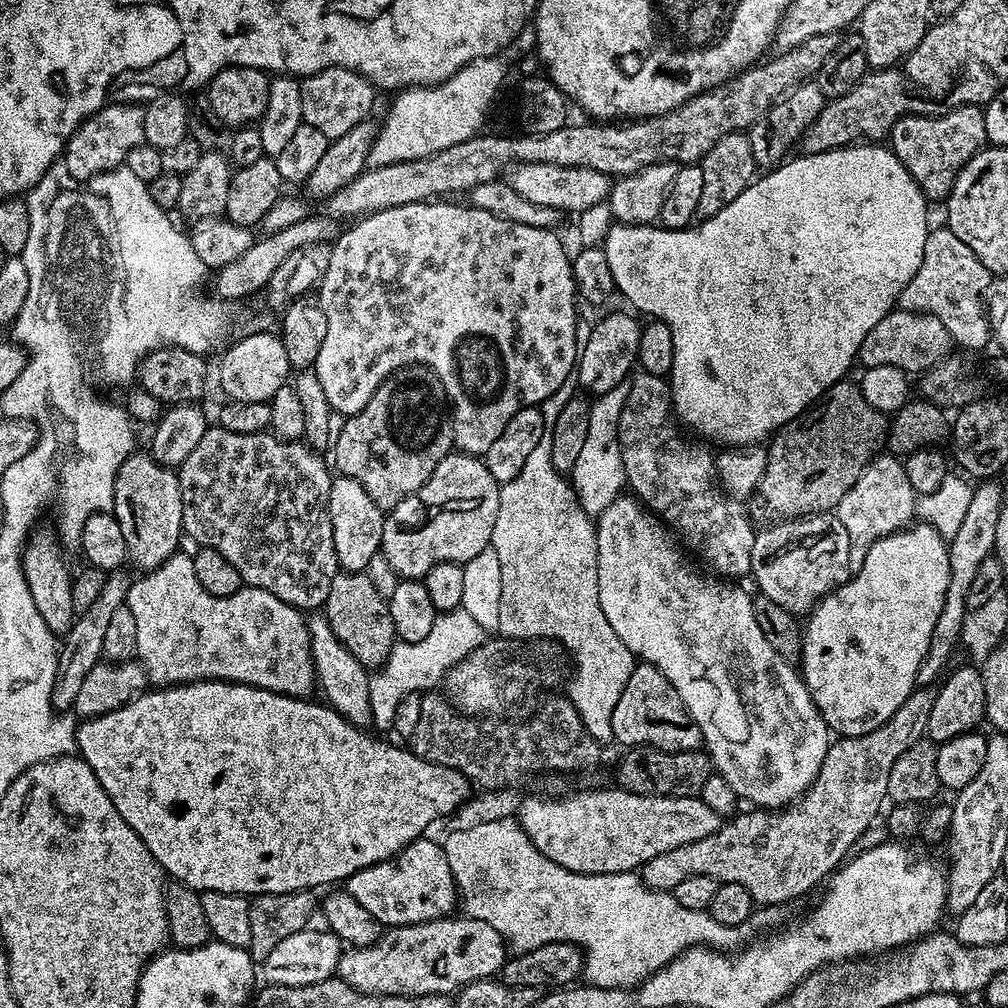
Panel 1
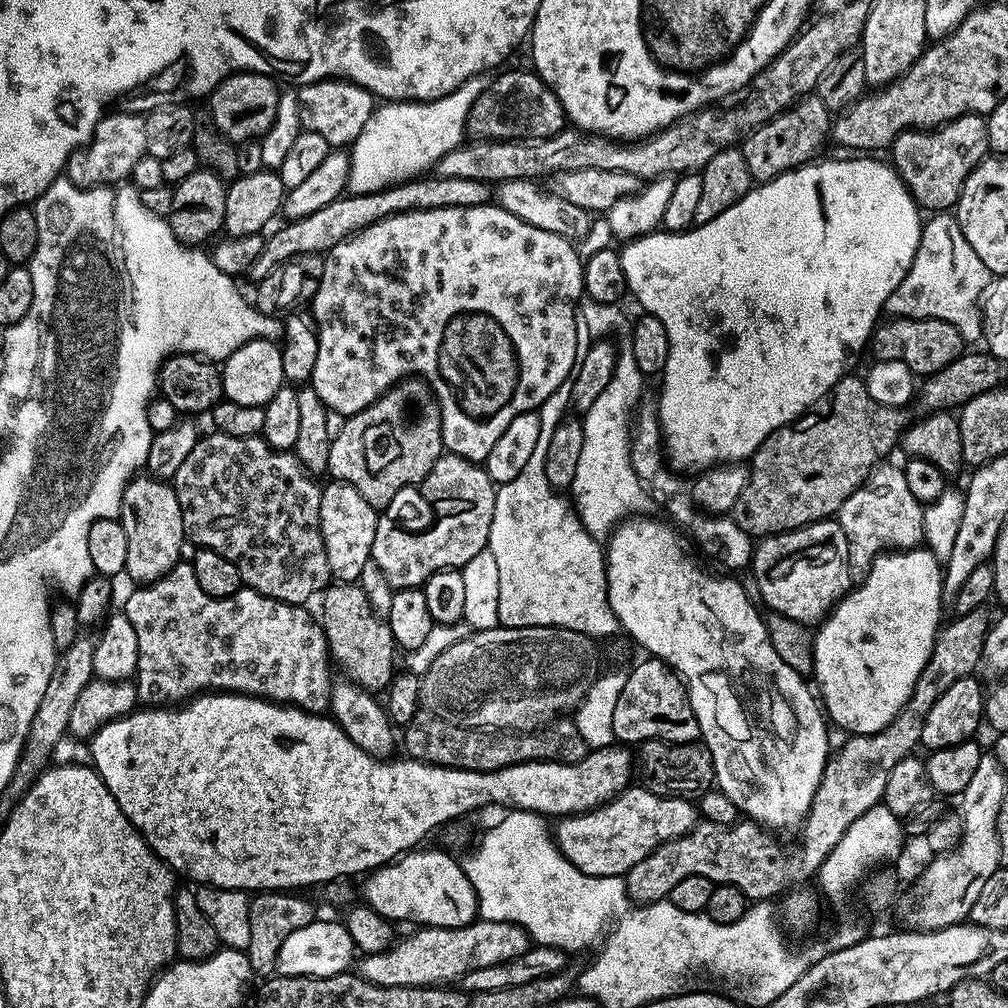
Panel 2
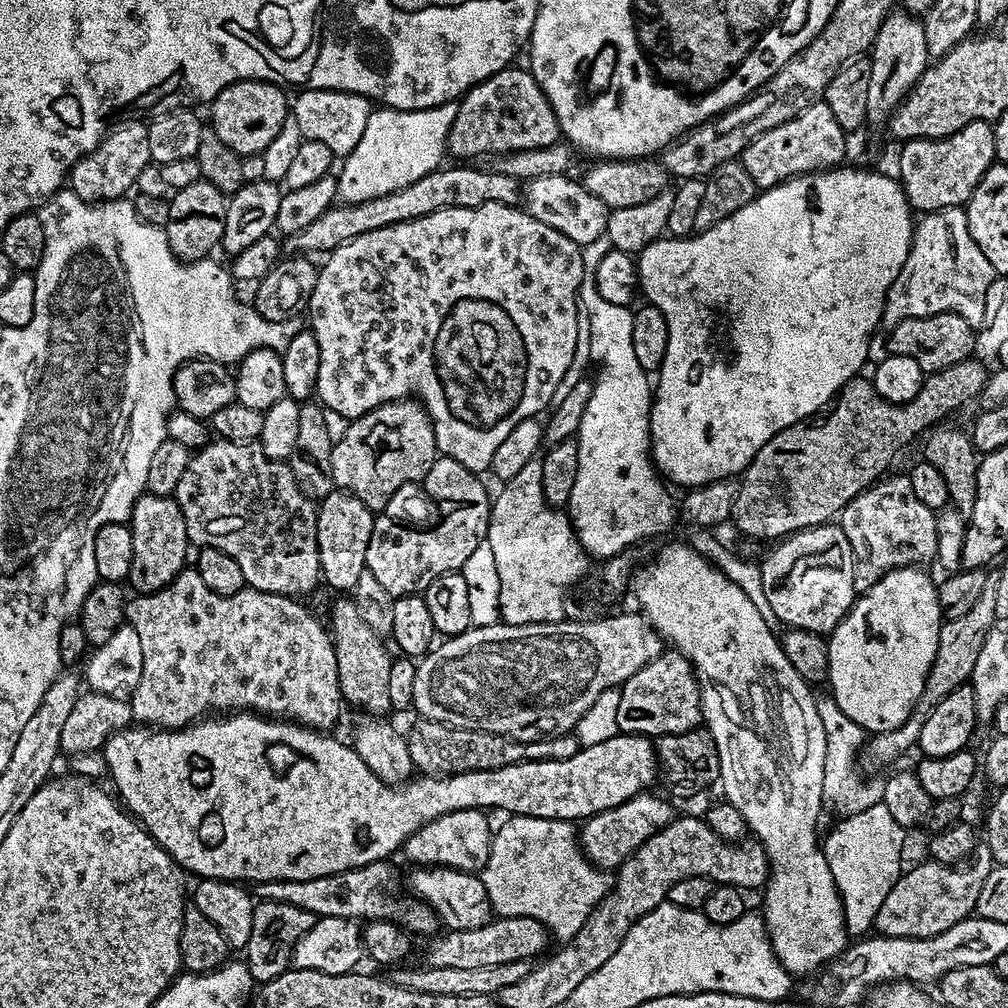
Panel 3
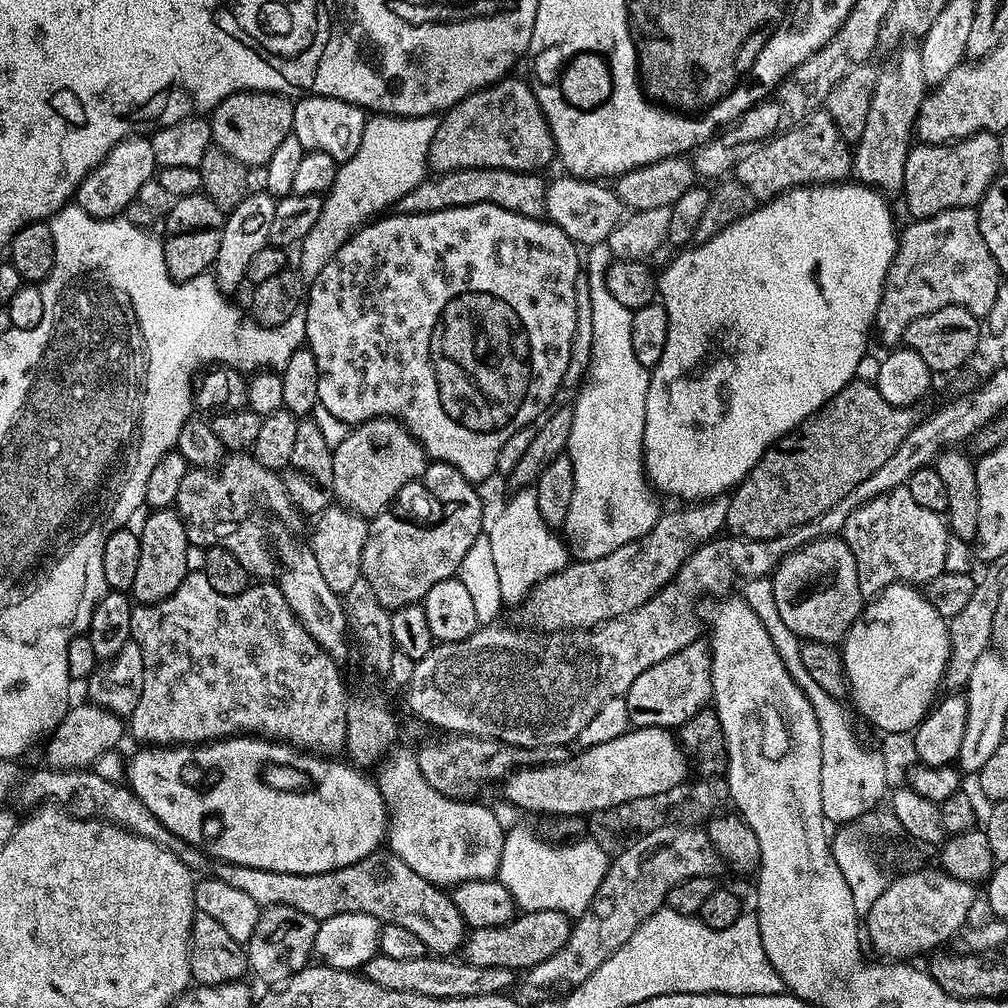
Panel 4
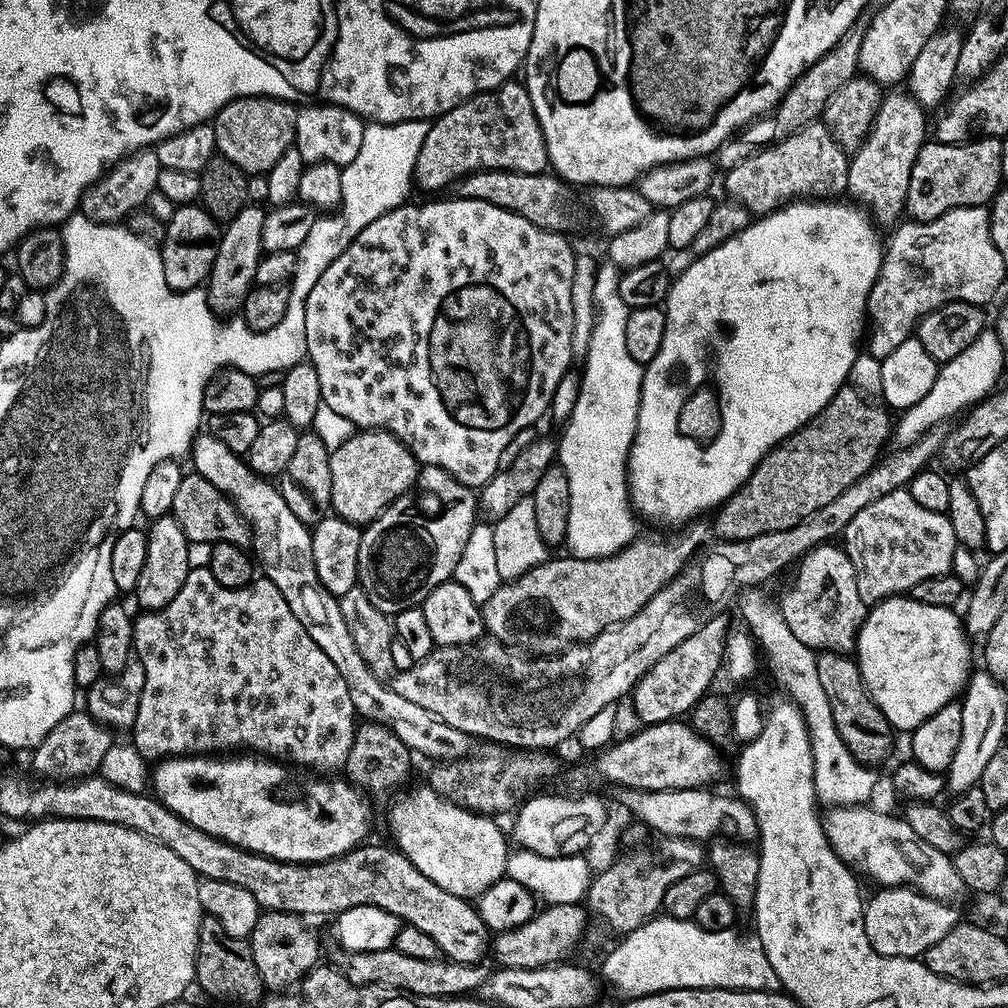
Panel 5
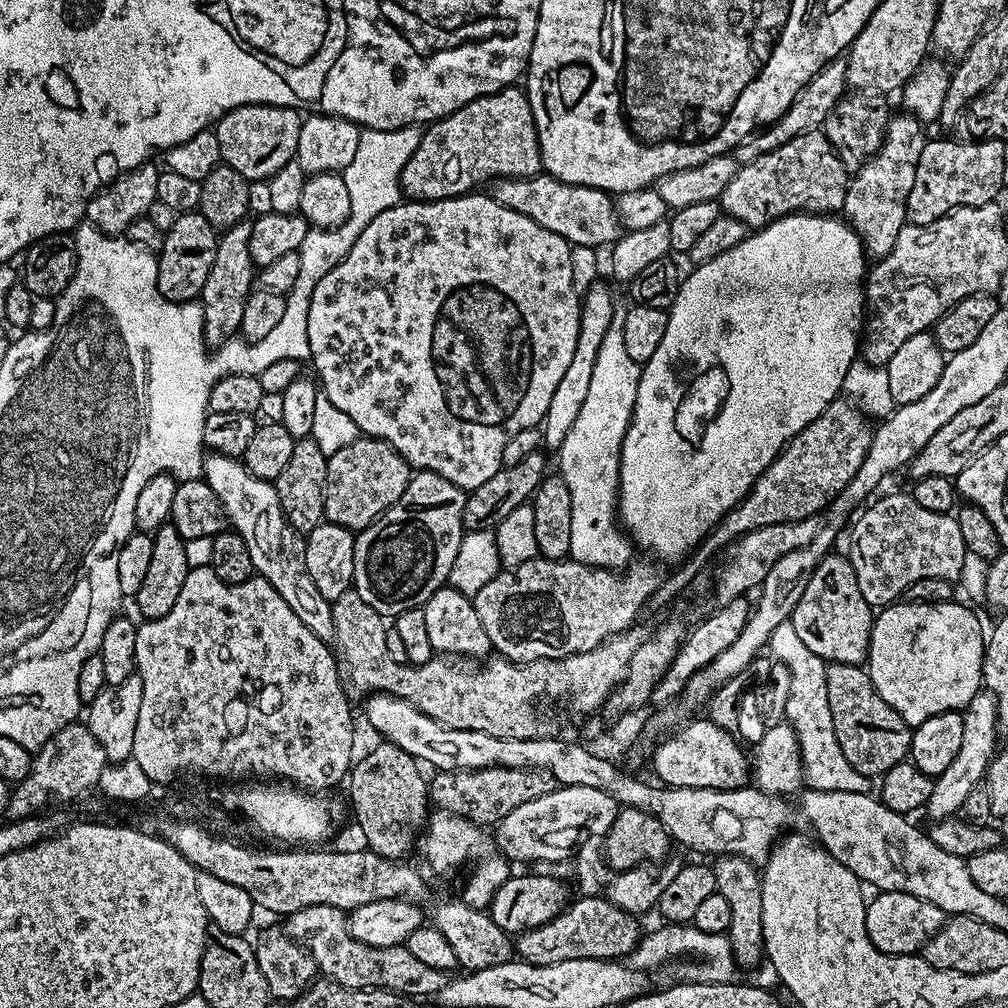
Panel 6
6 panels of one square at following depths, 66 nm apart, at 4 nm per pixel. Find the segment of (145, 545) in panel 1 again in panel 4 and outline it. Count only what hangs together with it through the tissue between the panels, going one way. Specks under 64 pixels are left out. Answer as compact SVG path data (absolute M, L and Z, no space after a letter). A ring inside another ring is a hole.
M158 508L147 513L144 525L138 528L140 537L140 553L138 554L138 570L134 573L134 582L130 589L130 596L136 604L157 604L188 577L190 565L188 565L188 551L190 545L184 524L180 520L179 512L172 508Z

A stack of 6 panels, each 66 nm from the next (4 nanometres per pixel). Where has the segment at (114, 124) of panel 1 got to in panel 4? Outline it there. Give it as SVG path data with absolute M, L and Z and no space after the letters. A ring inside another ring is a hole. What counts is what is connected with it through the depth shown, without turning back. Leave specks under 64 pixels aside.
M133 134L118 142L106 154L106 158L97 168L92 168L82 178L76 188L74 202L86 214L99 220L111 220L123 214L136 200L138 190L147 180L153 179L158 171L154 158L154 146L151 139L144 134Z

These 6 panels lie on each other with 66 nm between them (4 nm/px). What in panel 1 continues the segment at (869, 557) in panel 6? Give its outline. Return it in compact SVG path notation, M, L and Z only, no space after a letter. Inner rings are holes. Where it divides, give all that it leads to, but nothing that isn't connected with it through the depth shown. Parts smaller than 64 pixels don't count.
M877 454L862 470L858 482L846 490L834 515L846 526L850 534L850 566L853 570L862 566L870 546L890 534L901 531L913 523L916 516L916 492L906 479L903 463L891 454Z

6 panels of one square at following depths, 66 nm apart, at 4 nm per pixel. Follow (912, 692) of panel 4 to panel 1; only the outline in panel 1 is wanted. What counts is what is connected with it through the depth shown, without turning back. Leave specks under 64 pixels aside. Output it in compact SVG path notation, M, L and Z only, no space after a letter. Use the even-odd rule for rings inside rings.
M916 522L901 531L882 538L878 542L874 542L874 546L870 546L862 566L855 569L852 575L849 576L848 581L842 586L838 586L833 592L827 592L816 604L816 607L812 609L807 617L807 620L809 619L808 624L806 620L802 628L804 634L804 650L802 653L802 665L804 664L804 668L802 667L802 675L804 685L808 688L813 702L816 703L816 709L820 711L822 718L828 723L829 729L833 733L840 736L870 734L870 730L878 730L878 726L882 726L891 718L894 710L898 710L898 706L902 706L902 702L906 702L906 698L917 687L918 666L922 666L922 658L926 658L926 650L930 646L930 634L934 634L934 622L938 622L938 614L942 614L942 602L949 582L950 558L948 557L948 541L943 540L938 534L938 530L934 530L934 526Z

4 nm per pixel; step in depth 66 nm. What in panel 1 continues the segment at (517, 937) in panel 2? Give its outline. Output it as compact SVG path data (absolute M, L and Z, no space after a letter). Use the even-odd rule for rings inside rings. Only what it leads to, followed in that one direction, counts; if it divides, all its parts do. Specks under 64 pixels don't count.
M452 919L389 927L370 946L341 951L335 975L371 996L448 996L475 980L495 977L506 959L502 934L486 922Z

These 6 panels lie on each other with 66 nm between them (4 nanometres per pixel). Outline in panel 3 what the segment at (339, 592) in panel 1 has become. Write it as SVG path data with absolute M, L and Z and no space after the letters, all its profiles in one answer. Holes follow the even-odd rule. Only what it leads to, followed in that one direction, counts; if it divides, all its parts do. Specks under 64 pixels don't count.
M351 598L336 599L340 600L336 600L332 604L330 635L338 662L338 682L343 703L345 705L353 704L354 707L360 708L356 710L363 710L370 716L387 717L393 711L389 697L393 653L388 653L389 645L386 643L385 637L370 630L370 625L362 618L362 613L358 610L355 600Z

